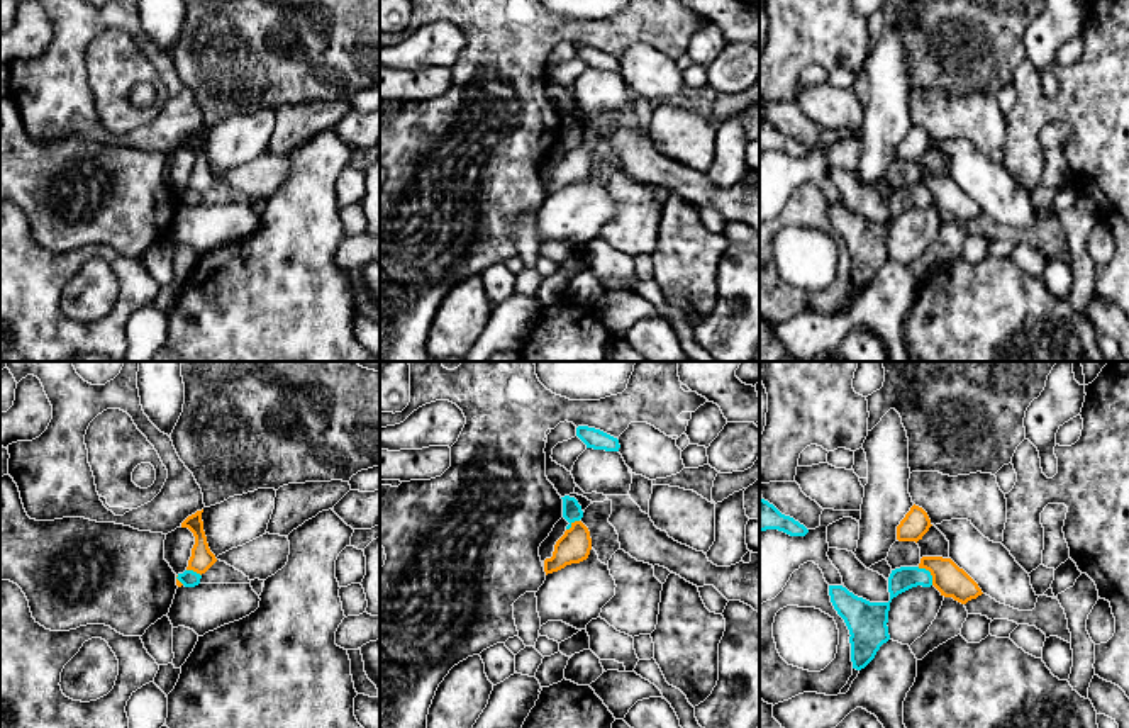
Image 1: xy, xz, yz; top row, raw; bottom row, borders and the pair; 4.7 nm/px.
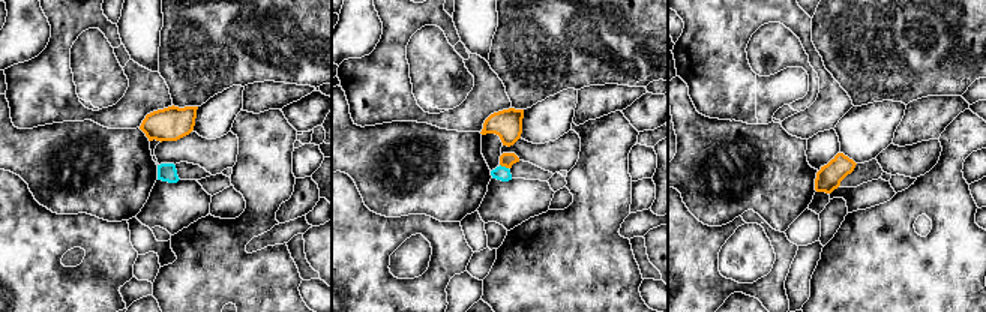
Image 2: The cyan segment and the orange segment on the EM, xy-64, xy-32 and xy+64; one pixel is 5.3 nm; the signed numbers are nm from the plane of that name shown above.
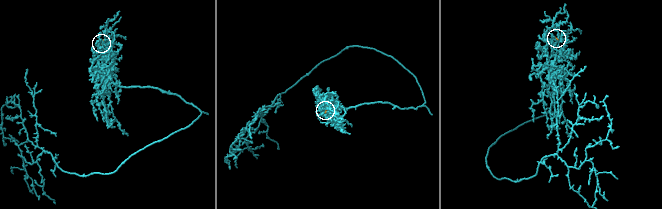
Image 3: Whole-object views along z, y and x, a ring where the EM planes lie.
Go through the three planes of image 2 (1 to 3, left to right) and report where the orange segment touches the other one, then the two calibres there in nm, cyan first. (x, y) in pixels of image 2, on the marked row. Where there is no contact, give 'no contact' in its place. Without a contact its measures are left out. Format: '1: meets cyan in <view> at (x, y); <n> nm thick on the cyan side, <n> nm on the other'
1: no contact
2: meets cyan in xy-32 at (505, 167); 80 nm thick on the cyan side, 80 nm on the other
3: no contact

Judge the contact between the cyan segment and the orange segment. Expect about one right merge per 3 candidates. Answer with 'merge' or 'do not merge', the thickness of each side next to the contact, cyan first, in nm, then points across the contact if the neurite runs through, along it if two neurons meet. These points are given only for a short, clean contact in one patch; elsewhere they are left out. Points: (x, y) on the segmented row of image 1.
do not merge; calibres 120 and 150 nm

